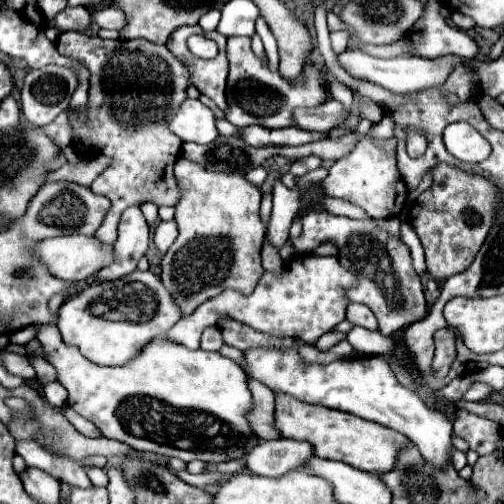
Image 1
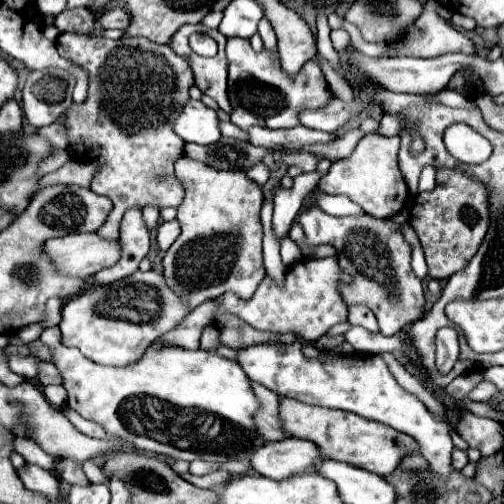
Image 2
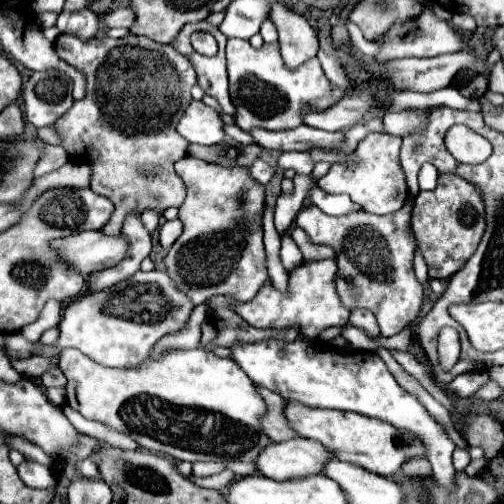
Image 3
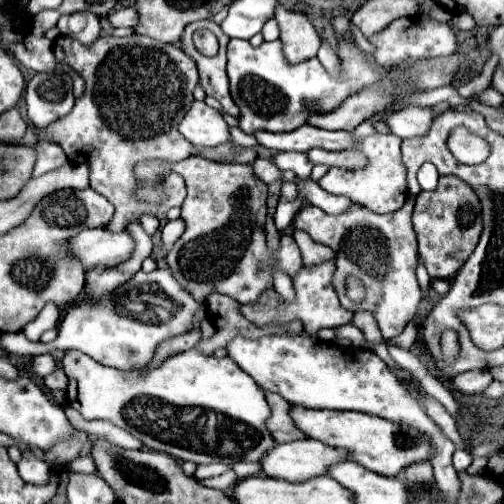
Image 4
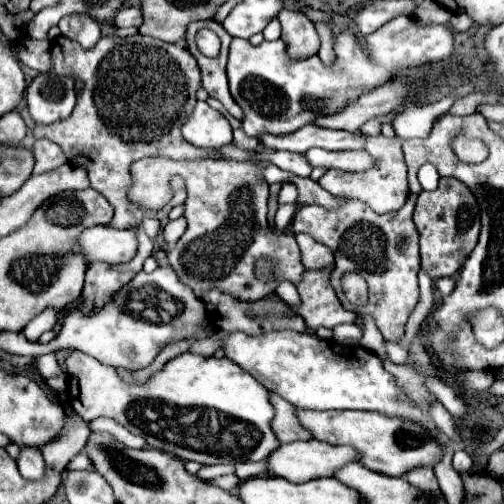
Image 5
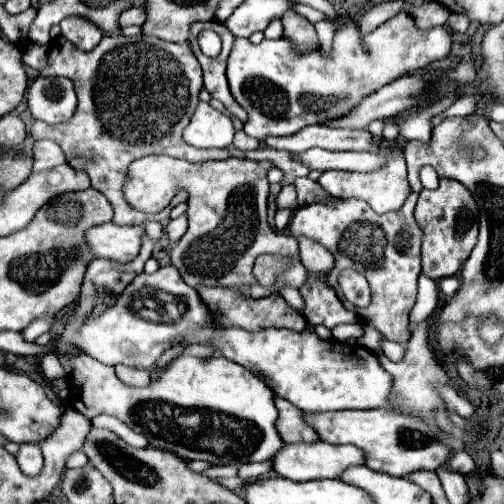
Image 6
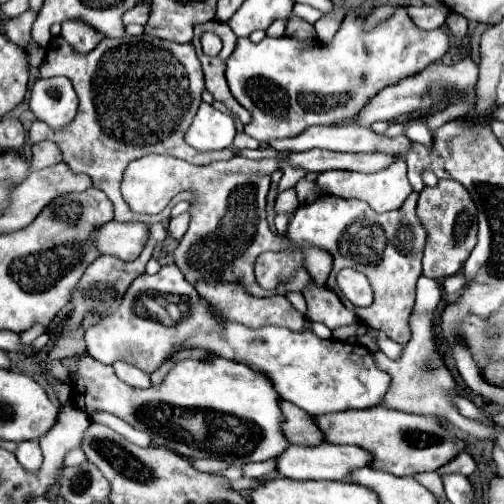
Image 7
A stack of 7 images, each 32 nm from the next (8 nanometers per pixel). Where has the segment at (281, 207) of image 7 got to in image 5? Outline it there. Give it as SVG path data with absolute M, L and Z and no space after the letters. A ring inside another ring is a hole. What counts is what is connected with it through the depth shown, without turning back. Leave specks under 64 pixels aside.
M284 182L278 196L278 204L296 204L296 196L298 196L296 186L292 182Z

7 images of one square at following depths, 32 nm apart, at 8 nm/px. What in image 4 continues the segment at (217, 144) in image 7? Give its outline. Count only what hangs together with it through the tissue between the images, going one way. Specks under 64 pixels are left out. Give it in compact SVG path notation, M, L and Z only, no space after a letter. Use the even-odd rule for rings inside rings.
M194 102L190 112L180 122L180 134L198 148L210 148L230 140L228 124L222 114L206 102Z

